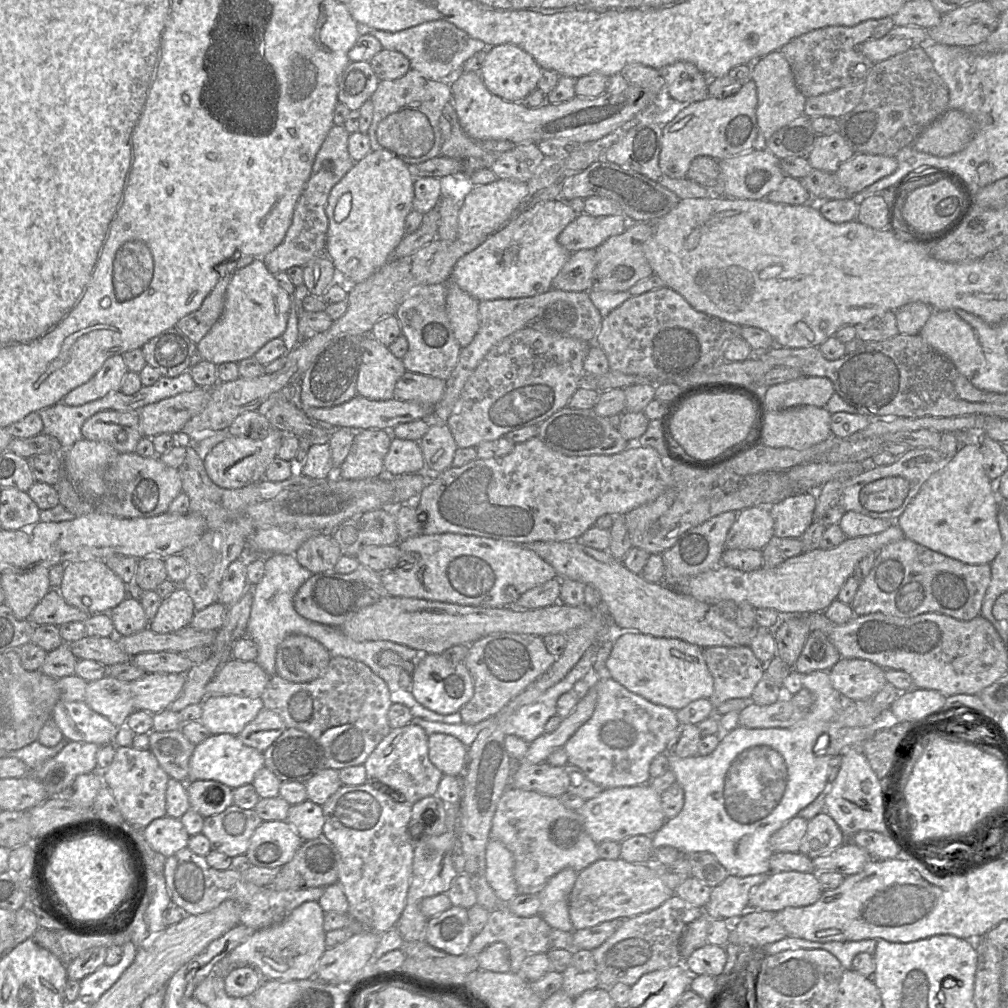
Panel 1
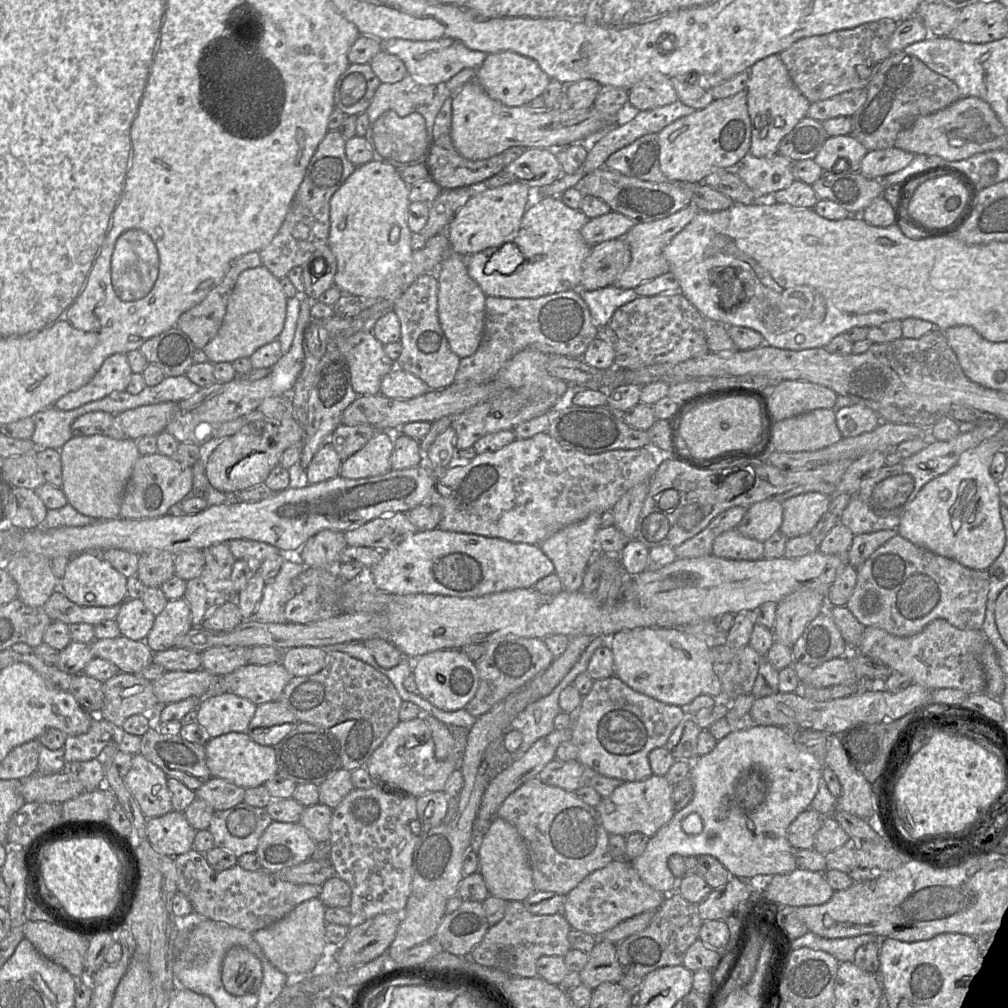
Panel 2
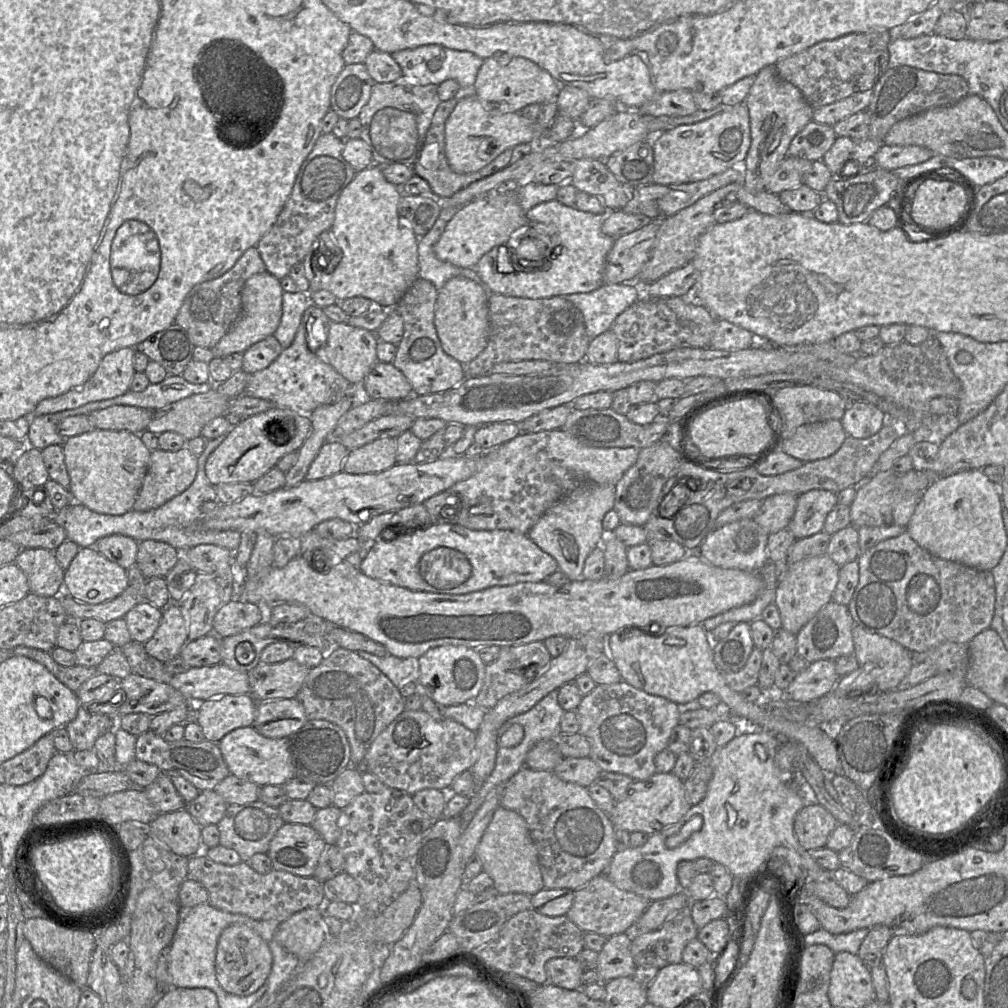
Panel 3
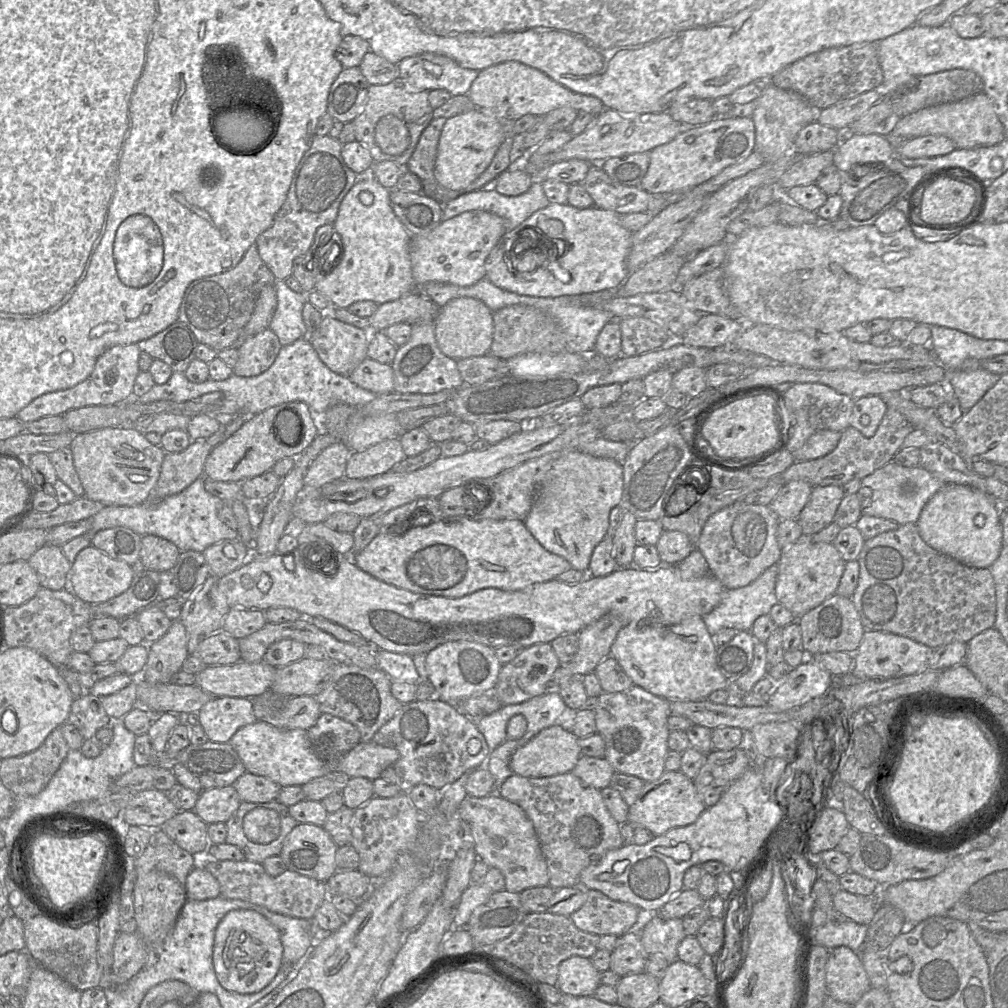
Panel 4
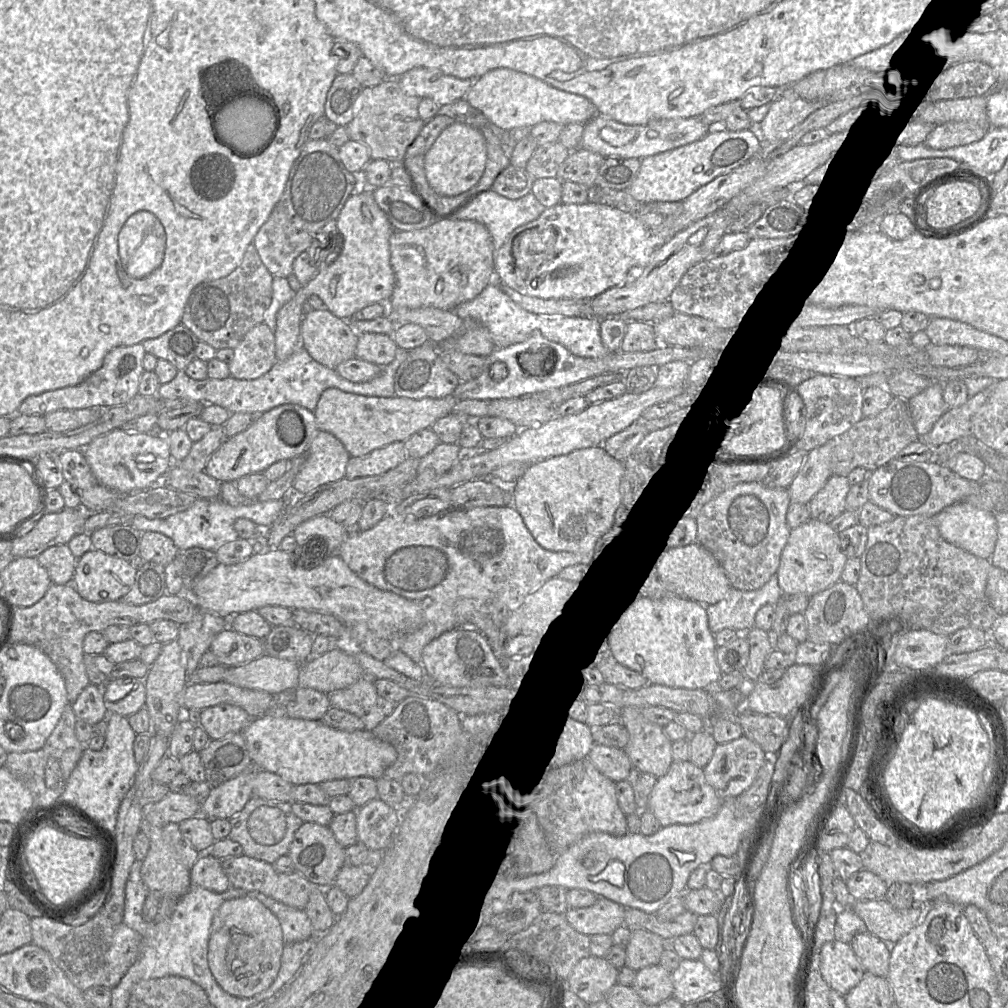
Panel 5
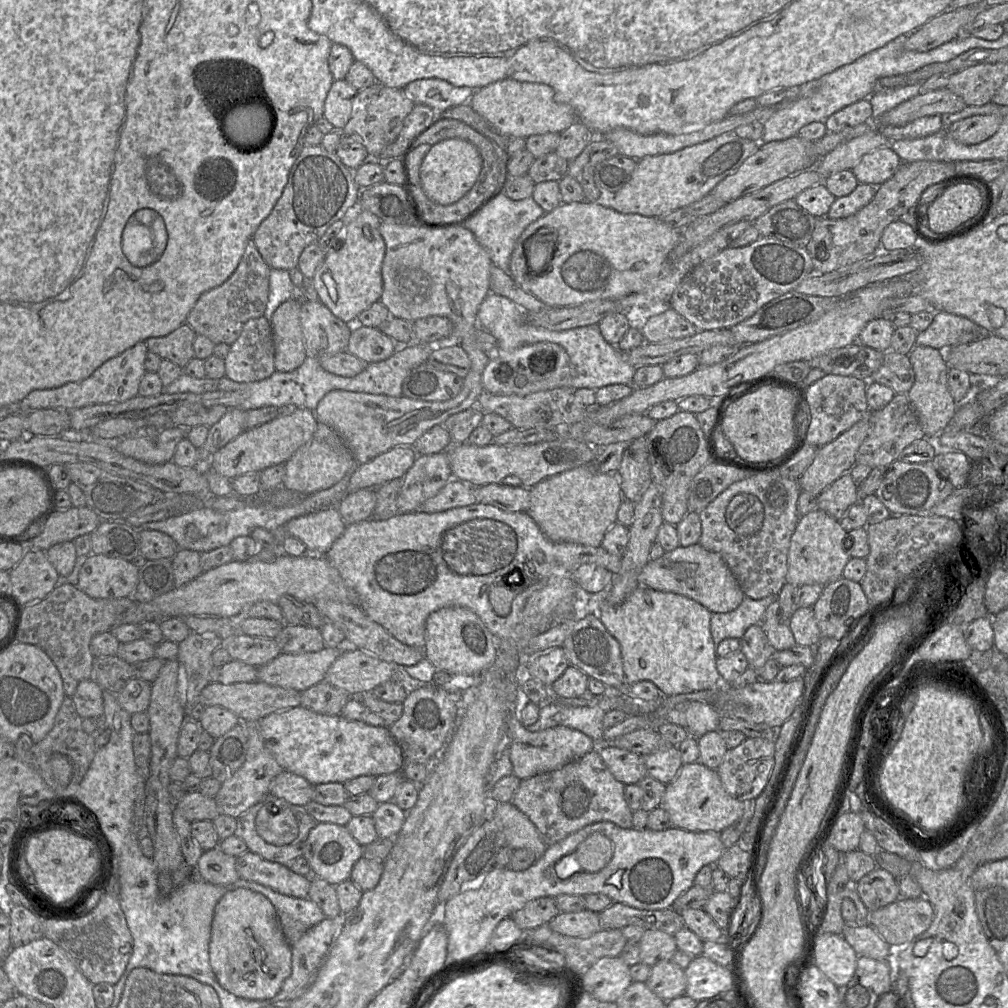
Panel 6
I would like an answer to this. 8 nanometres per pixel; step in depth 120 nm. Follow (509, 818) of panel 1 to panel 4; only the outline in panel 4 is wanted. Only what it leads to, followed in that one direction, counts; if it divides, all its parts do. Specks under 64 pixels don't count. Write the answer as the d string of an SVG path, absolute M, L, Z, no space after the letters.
M572 772L542 778L512 774L496 793L520 806L531 819L547 863L549 886L554 890L580 887L580 876L584 869L599 861L608 851L624 846L620 824L606 808L600 790L587 785Z

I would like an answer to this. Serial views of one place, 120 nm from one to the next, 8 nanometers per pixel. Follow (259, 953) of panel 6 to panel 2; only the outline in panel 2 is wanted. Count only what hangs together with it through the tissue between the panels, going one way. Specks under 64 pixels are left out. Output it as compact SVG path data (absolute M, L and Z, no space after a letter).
M234 946L223 959L221 978L225 990L231 995L258 993L263 980L262 963L247 949Z

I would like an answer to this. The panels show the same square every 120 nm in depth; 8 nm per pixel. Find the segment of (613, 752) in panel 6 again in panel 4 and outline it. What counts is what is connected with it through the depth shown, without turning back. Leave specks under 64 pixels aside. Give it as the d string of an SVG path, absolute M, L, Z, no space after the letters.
M581 755L571 772L587 785L601 790L610 786L615 770L605 757Z

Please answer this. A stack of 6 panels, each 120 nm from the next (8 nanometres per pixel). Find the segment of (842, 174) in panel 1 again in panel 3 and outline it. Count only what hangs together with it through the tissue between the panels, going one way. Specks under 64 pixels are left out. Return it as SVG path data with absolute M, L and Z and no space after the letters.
M882 144L874 158L878 168L892 171L896 168L924 162L934 155L933 151L921 146L890 146Z

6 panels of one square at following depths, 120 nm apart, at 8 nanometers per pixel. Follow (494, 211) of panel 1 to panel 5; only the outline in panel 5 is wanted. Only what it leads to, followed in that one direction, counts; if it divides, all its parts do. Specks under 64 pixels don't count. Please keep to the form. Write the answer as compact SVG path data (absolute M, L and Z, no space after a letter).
M443 218L419 230L394 230L390 237L390 262L395 286L389 308L454 310L496 281L492 236L484 224L474 220Z

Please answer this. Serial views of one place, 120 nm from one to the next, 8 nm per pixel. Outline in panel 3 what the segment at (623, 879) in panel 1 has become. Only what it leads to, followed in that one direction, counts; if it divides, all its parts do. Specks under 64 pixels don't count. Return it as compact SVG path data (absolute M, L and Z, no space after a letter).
M604 873L574 891L574 900L566 917L583 932L611 937L631 932L635 923L649 906L646 898L618 888Z

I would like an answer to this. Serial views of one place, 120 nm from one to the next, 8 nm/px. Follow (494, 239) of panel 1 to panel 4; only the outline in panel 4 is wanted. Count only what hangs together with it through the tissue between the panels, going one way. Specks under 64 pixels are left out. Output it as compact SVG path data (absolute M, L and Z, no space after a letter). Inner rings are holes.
M550 203L525 221L525 228L531 227L539 233L545 230L549 240L556 241L557 253L553 251L550 259L539 261L537 269L533 271L517 272L513 265L518 262L518 258L512 253L506 258L504 242L501 240L485 261L486 278L494 285L520 295L560 297L616 290L629 276L626 259L631 249L633 233L621 225L619 214L595 205L576 208L567 203ZM559 244L563 244L561 250Z

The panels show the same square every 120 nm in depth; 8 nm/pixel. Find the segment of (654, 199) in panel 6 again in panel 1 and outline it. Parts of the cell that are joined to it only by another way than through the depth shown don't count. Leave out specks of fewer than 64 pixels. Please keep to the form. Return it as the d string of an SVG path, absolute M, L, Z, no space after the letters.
M753 80L746 82L735 93L723 98L707 98L688 104L662 130L659 155L660 170L673 179L687 178L692 160L708 156L717 161L731 158L758 146L756 119L757 87Z

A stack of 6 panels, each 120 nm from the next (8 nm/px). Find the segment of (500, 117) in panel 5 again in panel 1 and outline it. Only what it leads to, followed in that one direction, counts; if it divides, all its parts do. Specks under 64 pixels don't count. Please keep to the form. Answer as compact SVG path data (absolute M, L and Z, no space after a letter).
M501 44L487 48L488 52L479 74L492 94L506 101L520 102L538 88L541 67L530 54L514 44Z

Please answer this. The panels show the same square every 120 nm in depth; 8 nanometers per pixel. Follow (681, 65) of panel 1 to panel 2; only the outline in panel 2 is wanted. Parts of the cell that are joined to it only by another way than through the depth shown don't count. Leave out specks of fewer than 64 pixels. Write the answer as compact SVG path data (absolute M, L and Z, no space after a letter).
M692 74L694 77L689 77L690 75L673 77L671 83L679 101L695 110L703 109L714 100L712 91L703 83L699 75Z

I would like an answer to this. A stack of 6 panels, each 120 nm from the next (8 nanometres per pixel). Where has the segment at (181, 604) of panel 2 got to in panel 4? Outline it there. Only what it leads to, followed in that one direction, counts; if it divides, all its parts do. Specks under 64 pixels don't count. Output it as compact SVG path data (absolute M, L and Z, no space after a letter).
M175 618L164 636L147 645L148 659L139 677L151 684L170 683L189 655L184 625Z

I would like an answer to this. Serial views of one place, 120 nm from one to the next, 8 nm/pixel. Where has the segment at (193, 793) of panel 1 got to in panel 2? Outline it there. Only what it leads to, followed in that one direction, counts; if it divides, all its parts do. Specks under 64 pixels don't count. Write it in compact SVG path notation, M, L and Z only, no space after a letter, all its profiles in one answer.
M211 777L195 791L196 797L206 801L215 811L229 809L244 800L245 789L222 778Z

